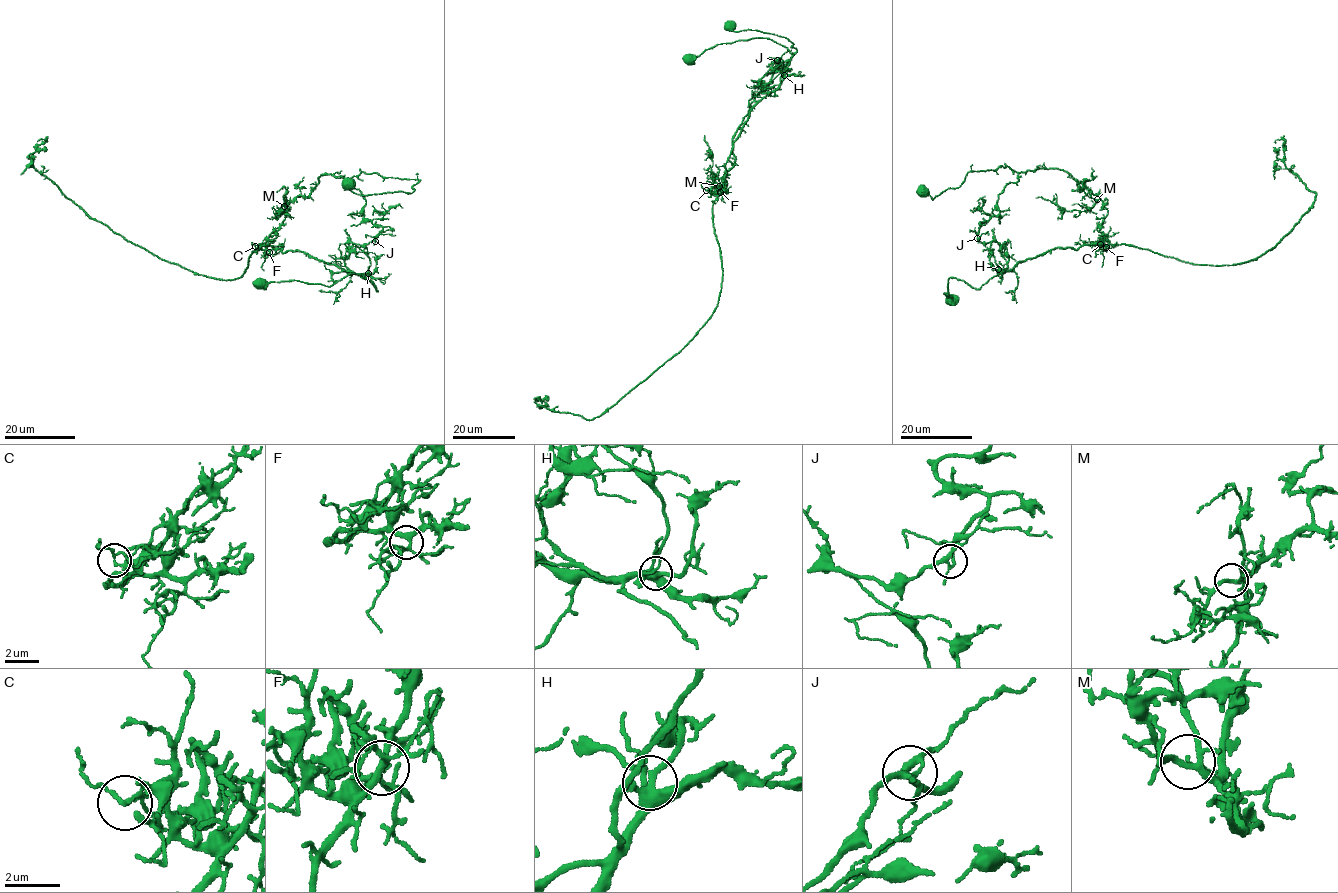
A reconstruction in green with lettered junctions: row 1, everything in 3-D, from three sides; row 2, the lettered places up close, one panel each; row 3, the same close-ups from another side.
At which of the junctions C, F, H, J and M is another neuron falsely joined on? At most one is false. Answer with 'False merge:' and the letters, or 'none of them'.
False merge: C

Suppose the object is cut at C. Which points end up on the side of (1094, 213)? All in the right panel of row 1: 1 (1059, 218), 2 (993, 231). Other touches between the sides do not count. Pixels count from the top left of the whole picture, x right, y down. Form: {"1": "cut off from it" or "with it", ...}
{"1": "with it", "2": "with it"}

